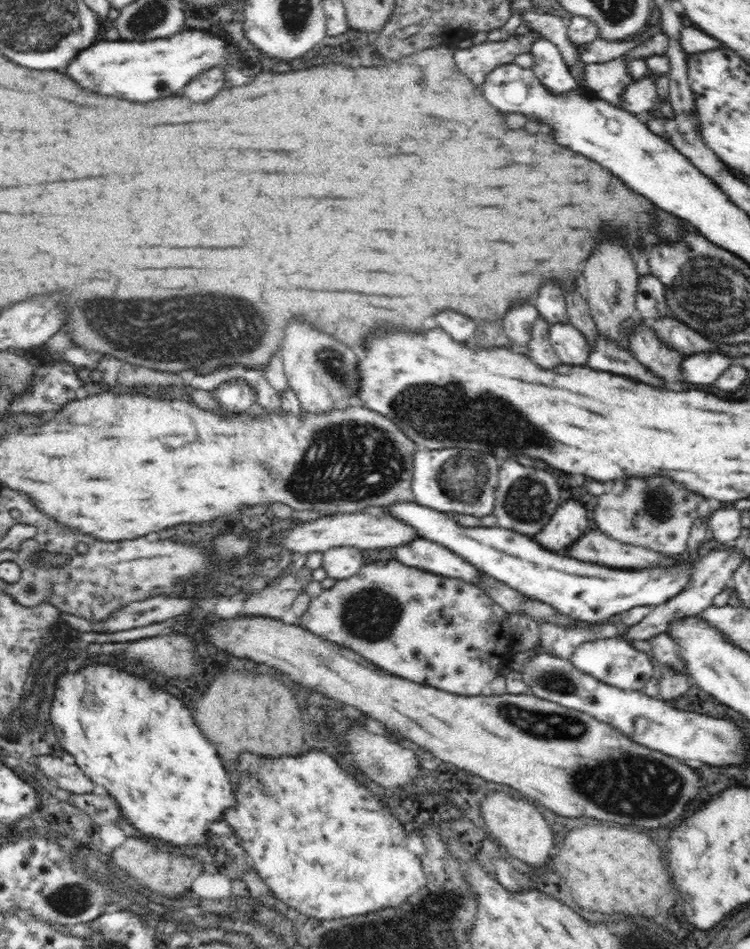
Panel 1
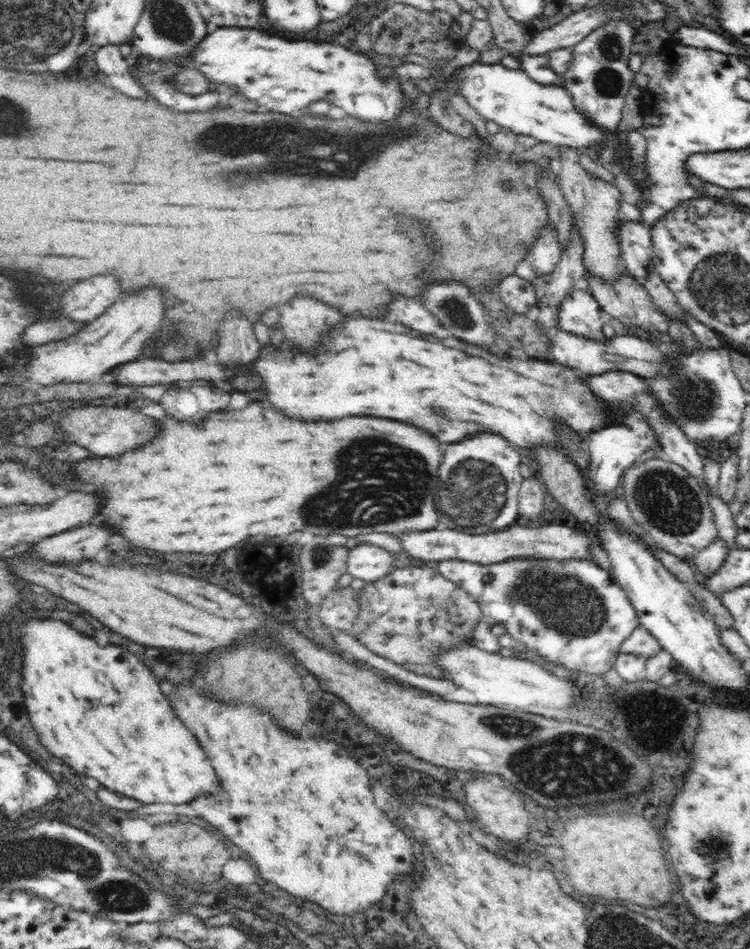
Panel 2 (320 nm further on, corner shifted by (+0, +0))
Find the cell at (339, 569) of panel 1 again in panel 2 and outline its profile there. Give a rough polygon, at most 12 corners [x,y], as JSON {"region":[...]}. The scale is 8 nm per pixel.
{"region":[[382,547],[349,549],[347,573],[366,583],[392,574],[394,559]]}

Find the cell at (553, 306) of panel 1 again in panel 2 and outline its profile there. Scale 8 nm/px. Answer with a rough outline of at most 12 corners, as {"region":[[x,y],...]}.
{"region":[[554,228],[540,230],[532,246],[535,276],[548,277],[562,246]]}

